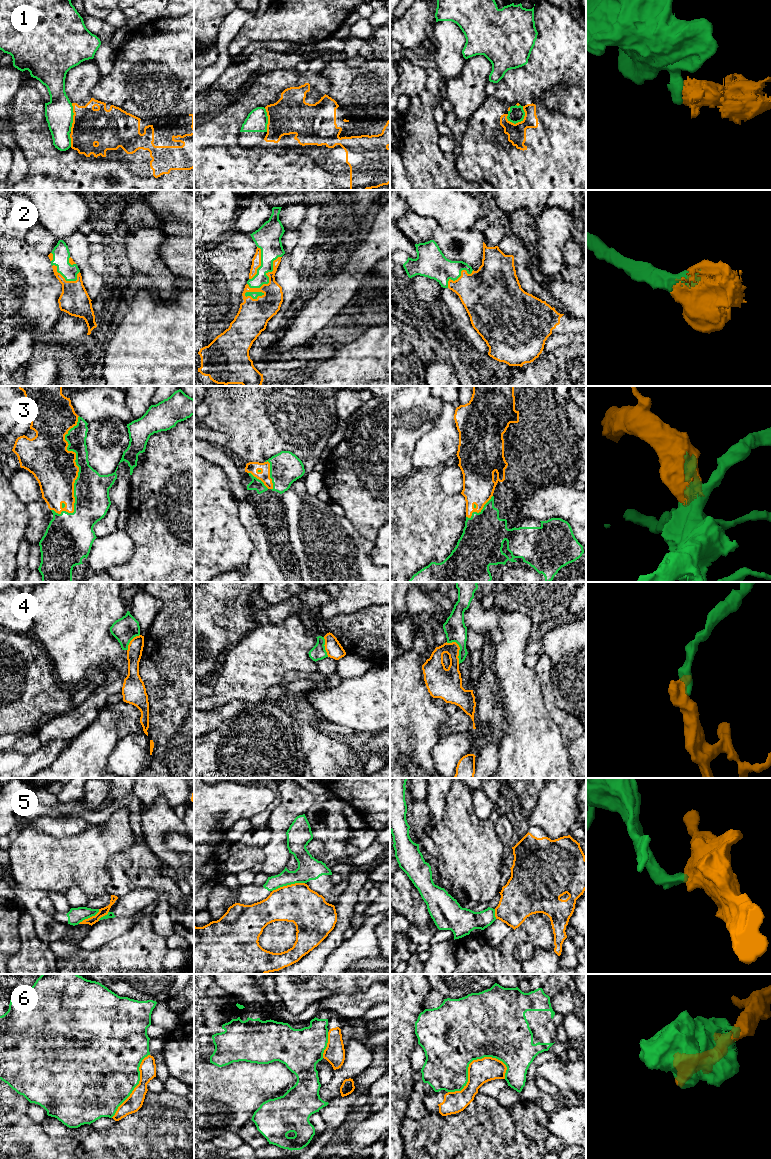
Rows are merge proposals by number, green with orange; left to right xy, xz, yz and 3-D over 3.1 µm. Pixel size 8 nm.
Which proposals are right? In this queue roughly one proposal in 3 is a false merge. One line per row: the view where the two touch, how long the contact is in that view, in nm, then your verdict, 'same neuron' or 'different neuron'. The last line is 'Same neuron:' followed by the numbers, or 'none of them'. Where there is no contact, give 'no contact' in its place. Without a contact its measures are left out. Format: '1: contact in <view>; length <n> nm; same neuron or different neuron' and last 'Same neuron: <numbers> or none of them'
1: contact in yz; length 180 nm; different neuron
2: contact in xz; length 360 nm; same neuron
3: contact in xy; length 800 nm; same neuron
4: contact in yz; length 200 nm; different neuron
5: contact in xz; length 280 nm; different neuron
6: contact in yz; length 500 nm; different neuron
Same neuron: 2, 3

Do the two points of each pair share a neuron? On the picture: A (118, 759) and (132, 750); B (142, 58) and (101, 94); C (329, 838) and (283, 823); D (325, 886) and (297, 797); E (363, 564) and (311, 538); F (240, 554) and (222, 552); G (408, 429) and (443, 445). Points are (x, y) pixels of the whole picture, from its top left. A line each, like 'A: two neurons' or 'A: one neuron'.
A: one neuron
B: one neuron
C: two neurons
D: two neurons
E: one neuron
F: one neuron
G: two neurons

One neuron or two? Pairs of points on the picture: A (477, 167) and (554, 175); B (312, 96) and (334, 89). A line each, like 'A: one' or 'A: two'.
A: one
B: two

